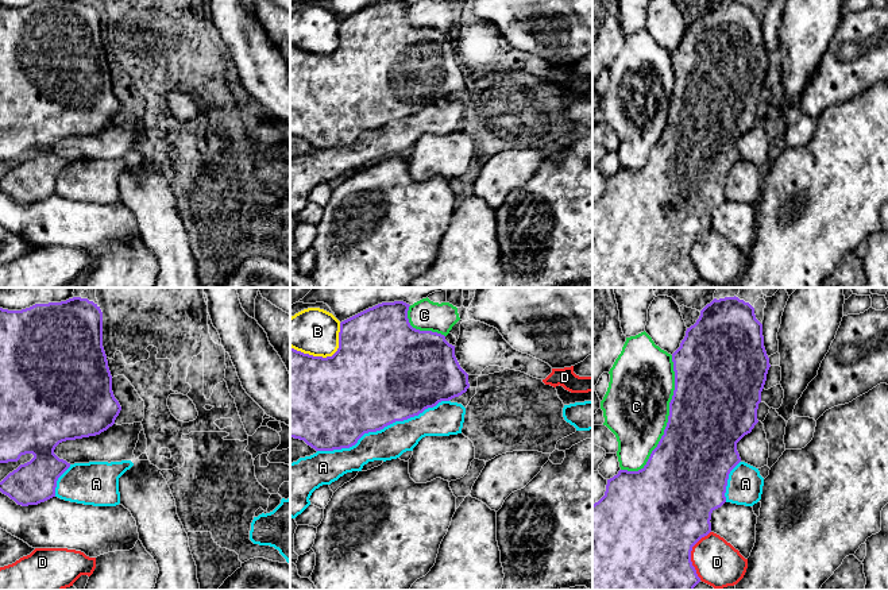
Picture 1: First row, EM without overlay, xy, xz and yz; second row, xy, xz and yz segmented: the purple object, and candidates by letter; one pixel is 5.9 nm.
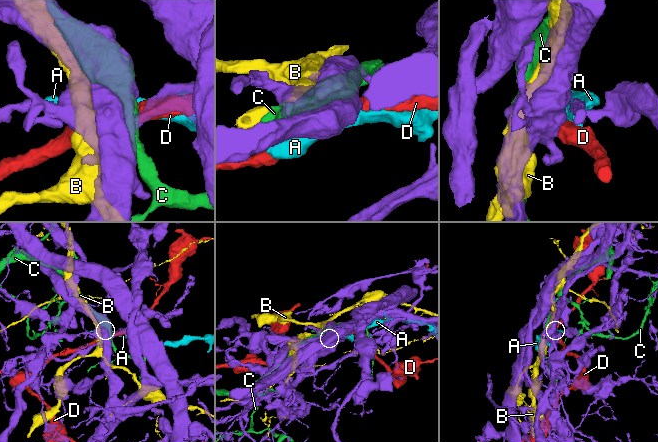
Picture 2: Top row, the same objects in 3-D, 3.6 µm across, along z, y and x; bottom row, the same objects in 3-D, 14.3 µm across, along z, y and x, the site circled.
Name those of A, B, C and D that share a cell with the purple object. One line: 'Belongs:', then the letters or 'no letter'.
Belongs: A

